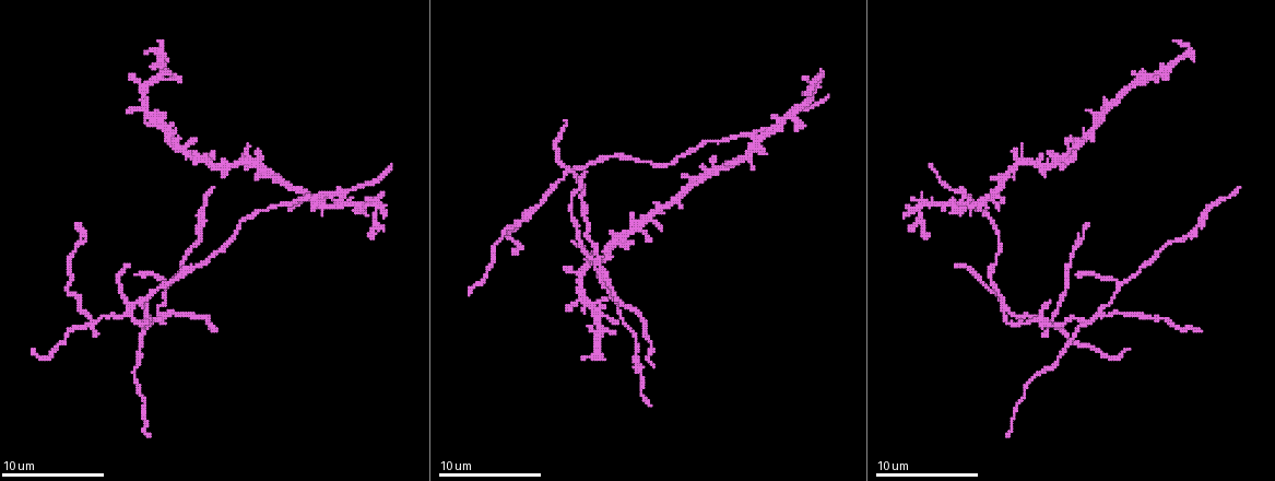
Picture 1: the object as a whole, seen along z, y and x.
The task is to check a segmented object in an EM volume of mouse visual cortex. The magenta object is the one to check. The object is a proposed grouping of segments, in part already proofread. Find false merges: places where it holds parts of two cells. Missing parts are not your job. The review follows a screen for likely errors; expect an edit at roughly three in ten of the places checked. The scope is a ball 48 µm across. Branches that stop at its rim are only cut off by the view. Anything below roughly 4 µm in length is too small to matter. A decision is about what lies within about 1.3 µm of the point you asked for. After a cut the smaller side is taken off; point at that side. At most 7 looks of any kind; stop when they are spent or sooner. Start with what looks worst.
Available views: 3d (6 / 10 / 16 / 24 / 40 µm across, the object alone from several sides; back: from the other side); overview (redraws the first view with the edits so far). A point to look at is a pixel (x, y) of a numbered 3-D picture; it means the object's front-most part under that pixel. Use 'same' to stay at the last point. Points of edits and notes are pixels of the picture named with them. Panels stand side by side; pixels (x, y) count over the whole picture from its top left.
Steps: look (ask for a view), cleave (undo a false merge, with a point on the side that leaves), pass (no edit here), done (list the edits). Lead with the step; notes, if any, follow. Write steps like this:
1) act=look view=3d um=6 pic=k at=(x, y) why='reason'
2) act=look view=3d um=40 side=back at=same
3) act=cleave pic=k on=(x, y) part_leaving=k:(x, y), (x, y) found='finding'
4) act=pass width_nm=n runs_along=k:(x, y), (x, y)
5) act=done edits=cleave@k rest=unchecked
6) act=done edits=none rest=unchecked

act=look view=3d um=10 pic=1 at=(129, 312) why='four-way junction'

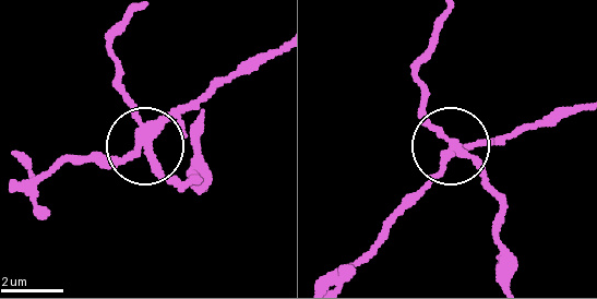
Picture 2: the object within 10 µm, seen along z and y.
act=cleave pic=2 on=(128, 97) arms=4 found='a second cell is stuck on'

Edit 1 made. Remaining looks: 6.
act=look view=3d um=10 pic=1 at=(526, 214) why='four arms meet'

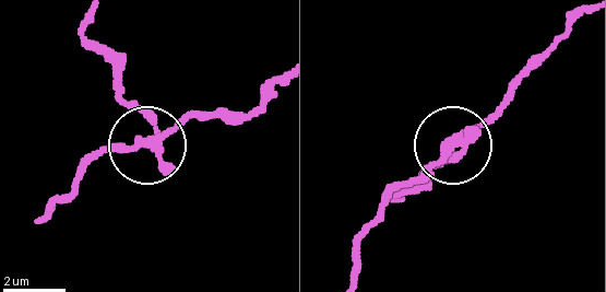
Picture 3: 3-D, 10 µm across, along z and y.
act=cleave pic=3 on=(147, 112) part_leaving=3:(162, 150), (85, 35), (85, 12) found='a second cell is stuck on'

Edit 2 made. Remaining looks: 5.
act=look view=overview why='redraw'

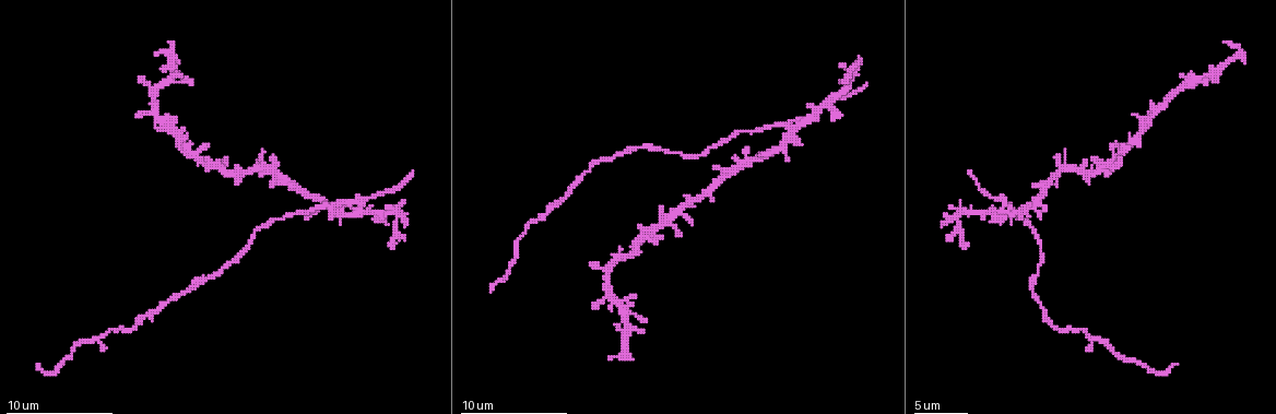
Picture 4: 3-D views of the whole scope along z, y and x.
act=look view=3d um=6 pic=4 at=(1002, 211) why='four or more arms meet'

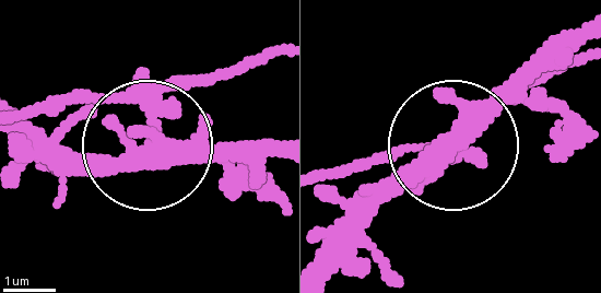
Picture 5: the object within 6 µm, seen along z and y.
act=look view=3d um=6 side=back pic=5 at=(461, 139)

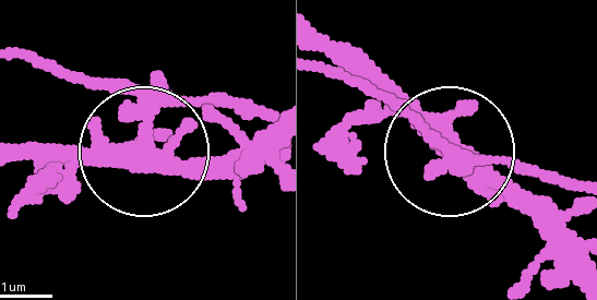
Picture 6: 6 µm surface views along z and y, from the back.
act=pass width_nm=360 found='continuous, no second cell'

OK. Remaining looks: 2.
act=done edits=cleave@2,cleave@3 rest=unchecked

